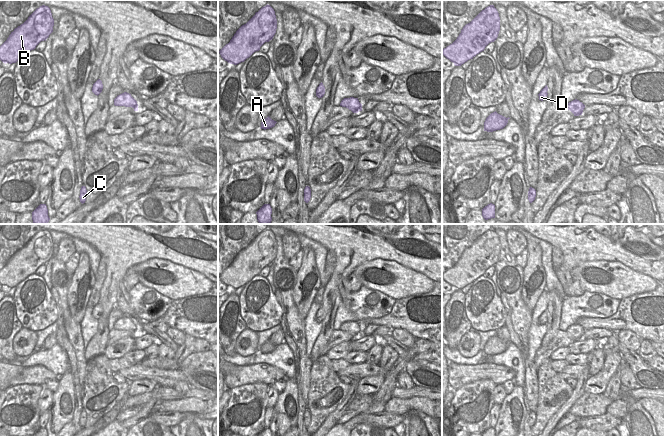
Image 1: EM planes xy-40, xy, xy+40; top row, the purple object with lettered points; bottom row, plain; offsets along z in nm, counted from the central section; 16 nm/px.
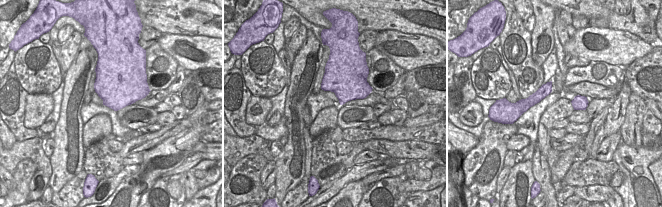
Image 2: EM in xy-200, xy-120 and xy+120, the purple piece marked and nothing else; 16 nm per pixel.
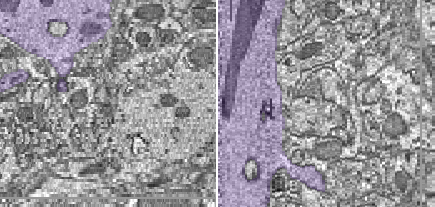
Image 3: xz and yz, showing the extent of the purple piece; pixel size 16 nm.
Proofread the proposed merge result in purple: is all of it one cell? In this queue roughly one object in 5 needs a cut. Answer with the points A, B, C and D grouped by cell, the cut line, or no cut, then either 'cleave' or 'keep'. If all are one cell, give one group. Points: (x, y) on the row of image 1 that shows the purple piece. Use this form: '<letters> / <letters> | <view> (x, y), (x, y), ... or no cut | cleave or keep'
A B C D | no cut | keep

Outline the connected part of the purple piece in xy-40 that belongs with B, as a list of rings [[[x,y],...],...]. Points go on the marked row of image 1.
[[[48,6],[37,8],[28,19],[14,29],[0,46],[0,60],[3,63],[16,63],[41,41],[46,41],[53,32],[54,19]]]

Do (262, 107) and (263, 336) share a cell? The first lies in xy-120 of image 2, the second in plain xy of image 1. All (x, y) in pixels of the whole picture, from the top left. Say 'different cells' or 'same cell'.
different cells

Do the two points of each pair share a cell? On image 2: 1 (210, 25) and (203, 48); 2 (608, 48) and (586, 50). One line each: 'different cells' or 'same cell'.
1: different cells
2: same cell

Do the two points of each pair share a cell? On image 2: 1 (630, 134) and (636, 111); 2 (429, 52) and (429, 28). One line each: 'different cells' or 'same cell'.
1: same cell
2: different cells

